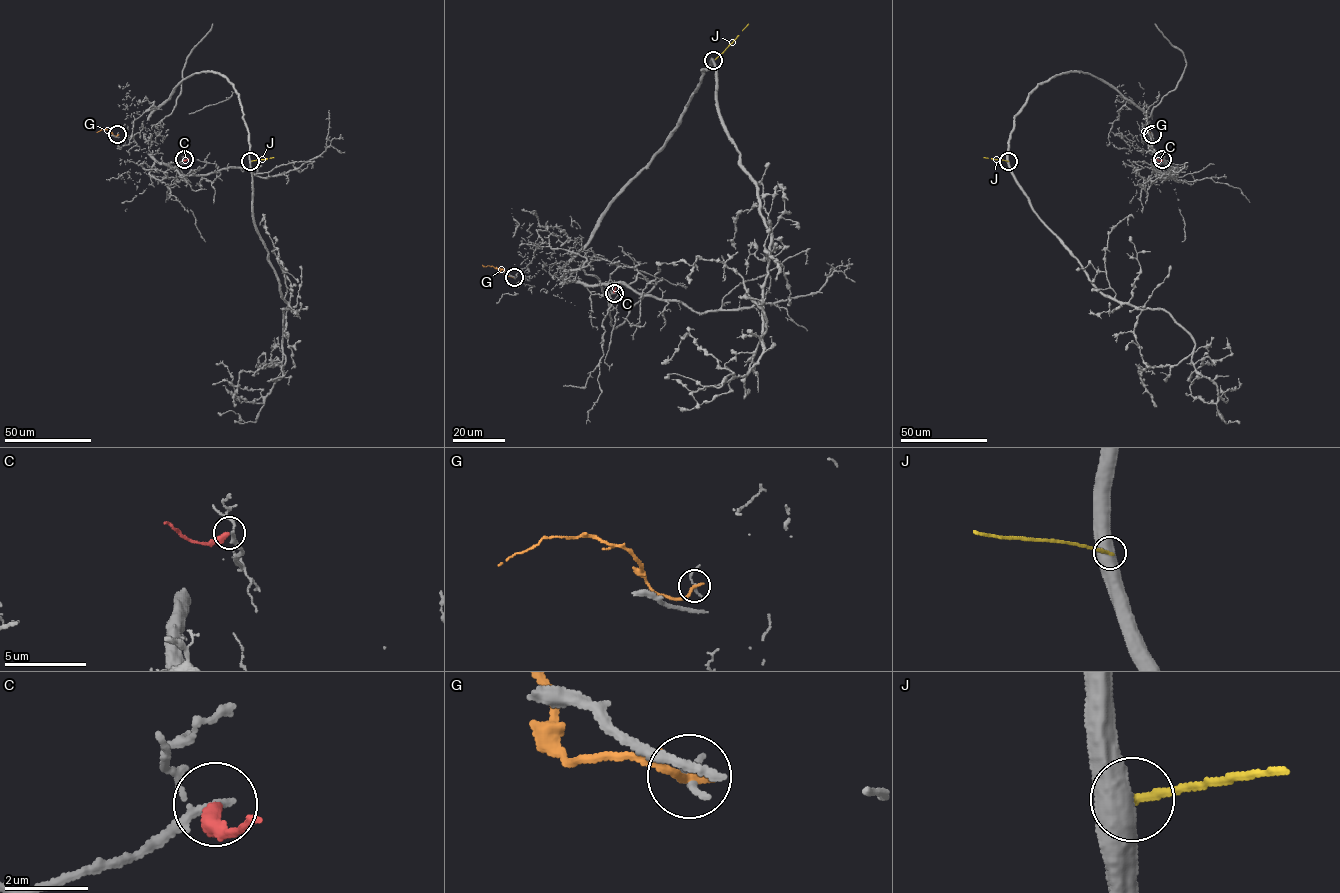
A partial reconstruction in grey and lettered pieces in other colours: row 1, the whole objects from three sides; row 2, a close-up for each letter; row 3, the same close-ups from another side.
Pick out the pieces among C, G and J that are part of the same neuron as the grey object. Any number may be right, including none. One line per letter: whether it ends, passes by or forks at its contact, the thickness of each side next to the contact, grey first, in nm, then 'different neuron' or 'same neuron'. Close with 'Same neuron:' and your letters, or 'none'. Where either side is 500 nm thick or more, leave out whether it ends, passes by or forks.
C: it ends there; 180 nm thick on the grey side, 360 nm on the other; different neuron
G: it ends there; 160 nm thick on the grey side, 200 nm on the other; different neuron
J: 550 nm thick on the grey side, 180 nm on the other; different neuron
Same neuron: none

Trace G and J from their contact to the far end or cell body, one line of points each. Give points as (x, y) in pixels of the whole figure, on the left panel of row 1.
G: (118, 134), (114, 136), (106, 129), (97, 132)
J: (250, 161), (273, 157)

